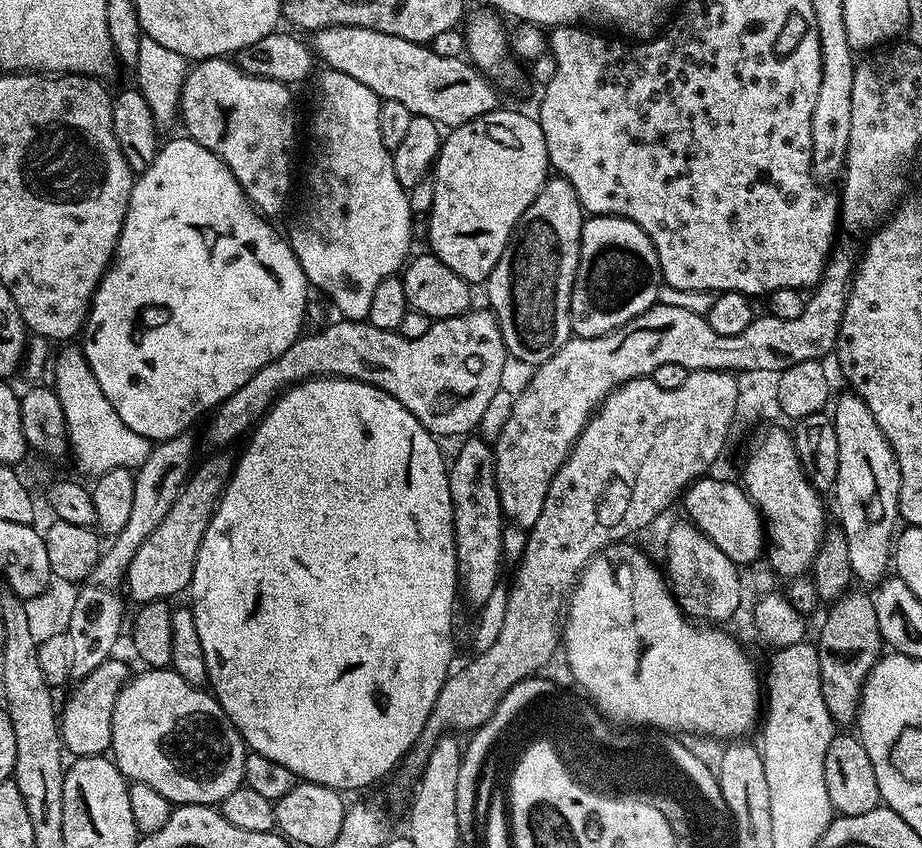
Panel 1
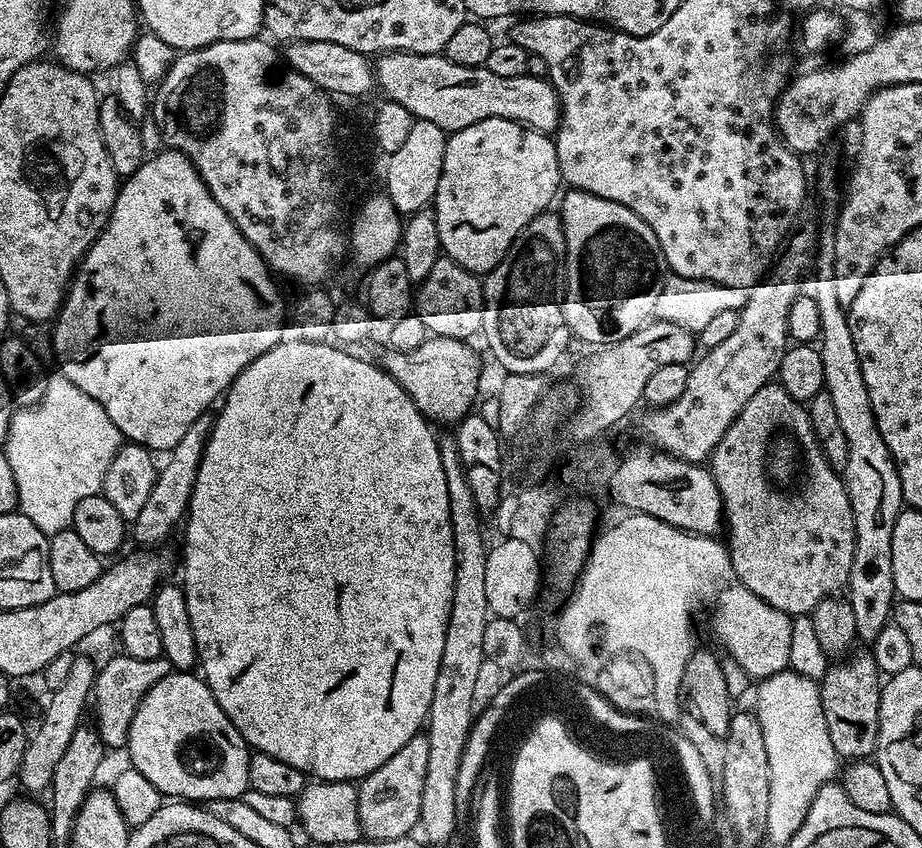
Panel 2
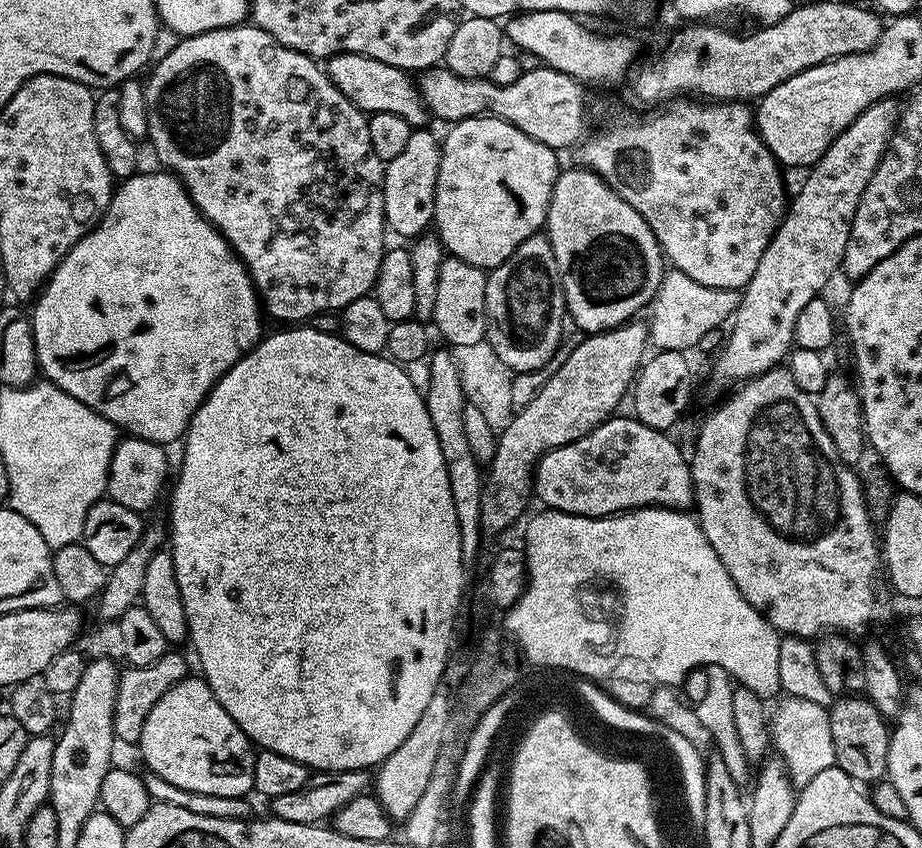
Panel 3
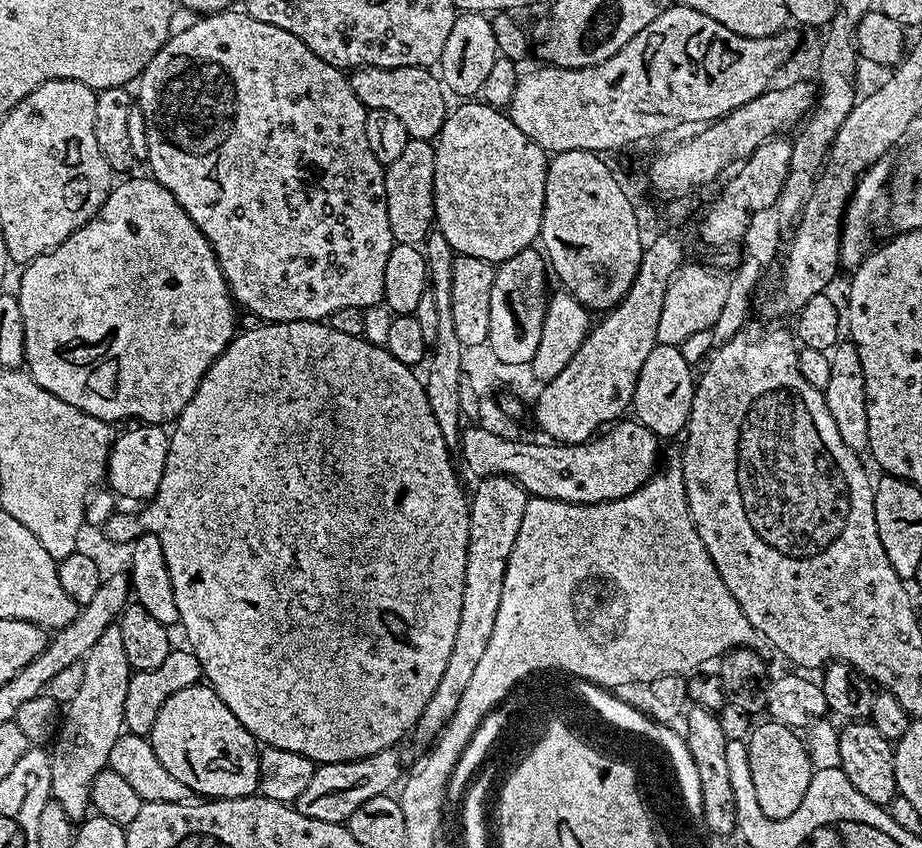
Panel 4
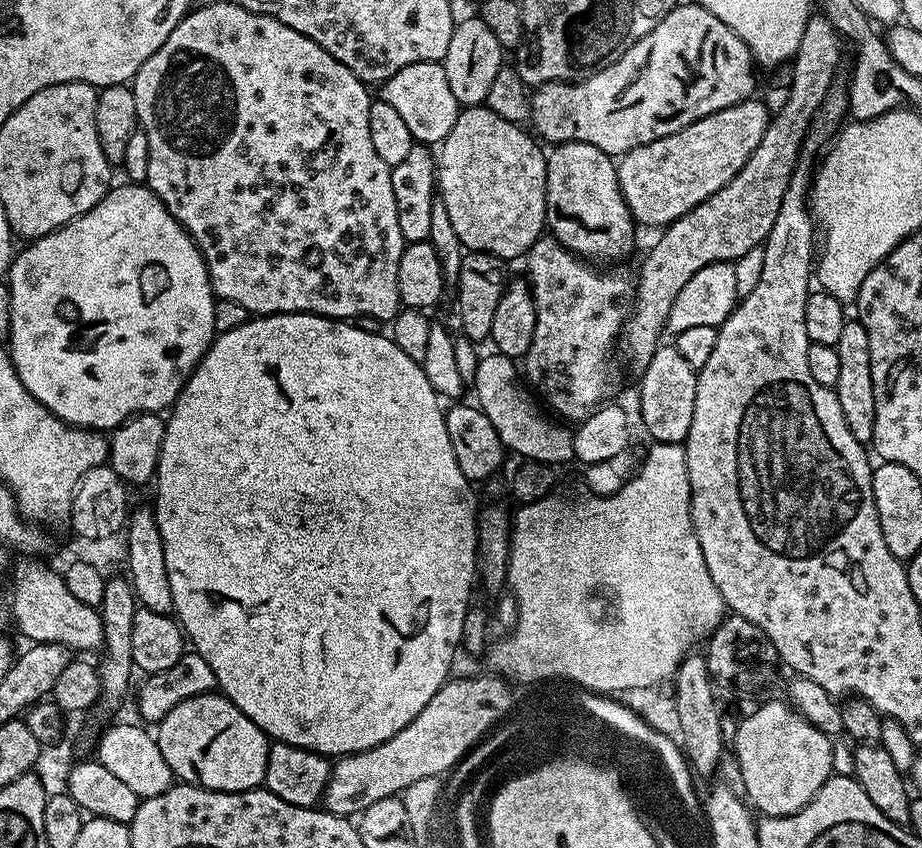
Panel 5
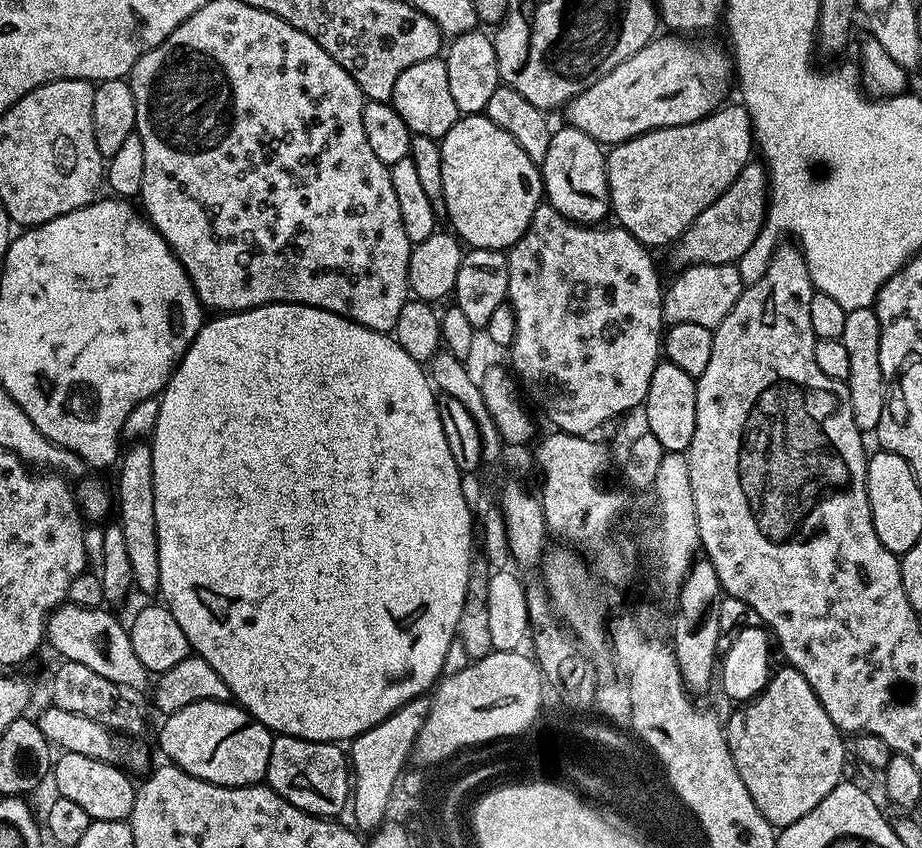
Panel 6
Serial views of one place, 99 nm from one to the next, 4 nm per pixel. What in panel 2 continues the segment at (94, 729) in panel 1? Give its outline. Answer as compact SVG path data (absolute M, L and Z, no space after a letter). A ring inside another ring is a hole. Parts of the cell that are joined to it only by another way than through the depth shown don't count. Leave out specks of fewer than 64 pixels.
M127 654L112 656L97 671L94 685L94 708L96 704L96 721L94 727L100 733L100 740L104 743L105 749L123 749L128 743L128 731L130 722L142 702L142 698L162 678L166 678L174 671L172 663L166 657L134 658Z

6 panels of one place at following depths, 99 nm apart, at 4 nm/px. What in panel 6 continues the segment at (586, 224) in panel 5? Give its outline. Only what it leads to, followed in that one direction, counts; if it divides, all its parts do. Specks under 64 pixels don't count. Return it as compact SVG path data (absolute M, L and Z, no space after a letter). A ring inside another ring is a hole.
M571 126L556 128L550 138L544 163L539 165L547 203L576 224L596 226L610 212L608 202L608 166L605 149L590 134Z

